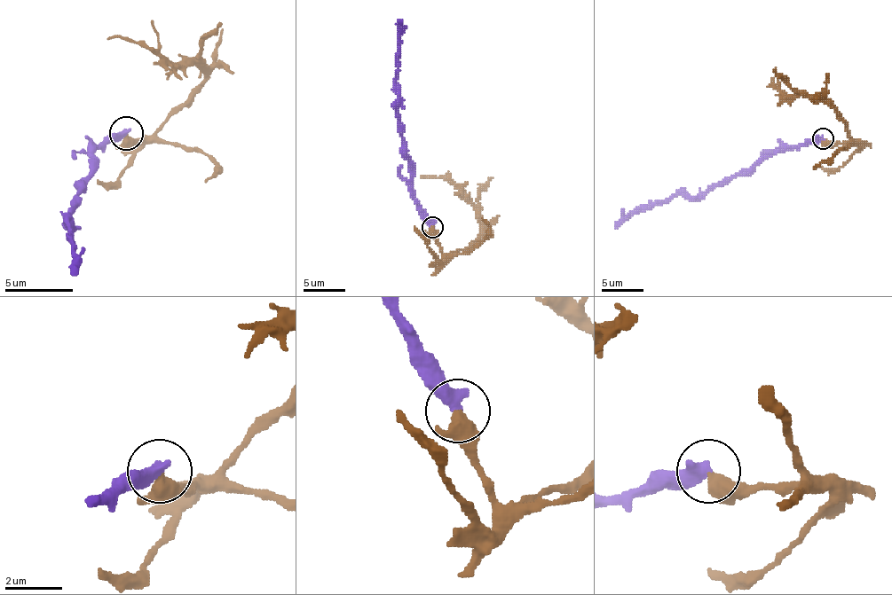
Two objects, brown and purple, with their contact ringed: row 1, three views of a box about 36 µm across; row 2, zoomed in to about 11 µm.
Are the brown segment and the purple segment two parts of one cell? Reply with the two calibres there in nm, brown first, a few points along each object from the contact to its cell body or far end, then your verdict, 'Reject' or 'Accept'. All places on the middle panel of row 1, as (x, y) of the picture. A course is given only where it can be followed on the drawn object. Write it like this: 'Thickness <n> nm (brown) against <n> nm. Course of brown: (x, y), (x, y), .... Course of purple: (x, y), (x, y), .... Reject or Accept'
Thickness 500 nm (brown) against 500 nm. Course of brown: (431, 226), (436, 243), (446, 254), (465, 249), (480, 232), (476, 207), (442, 177), (421, 176). Course of purple: (431, 226), (414, 197), (413, 160), (406, 154), (398, 113), (398, 24), (402, 19). Reject

